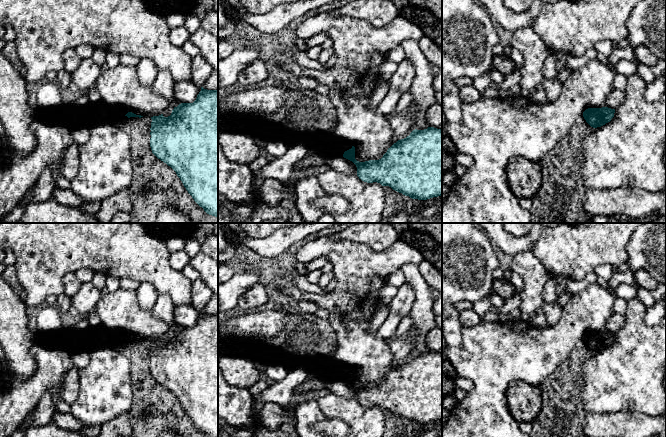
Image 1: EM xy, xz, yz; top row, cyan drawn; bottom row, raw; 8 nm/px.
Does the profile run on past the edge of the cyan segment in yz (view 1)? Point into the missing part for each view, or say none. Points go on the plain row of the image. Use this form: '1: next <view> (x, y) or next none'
1: next none

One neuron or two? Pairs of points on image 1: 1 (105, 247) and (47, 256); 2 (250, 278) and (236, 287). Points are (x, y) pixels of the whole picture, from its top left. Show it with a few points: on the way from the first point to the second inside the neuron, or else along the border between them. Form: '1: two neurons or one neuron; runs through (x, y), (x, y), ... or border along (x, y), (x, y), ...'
1: one neuron; runs through (91, 247), (61, 247)
2: one neuron; runs through (247, 278), (239, 284)

